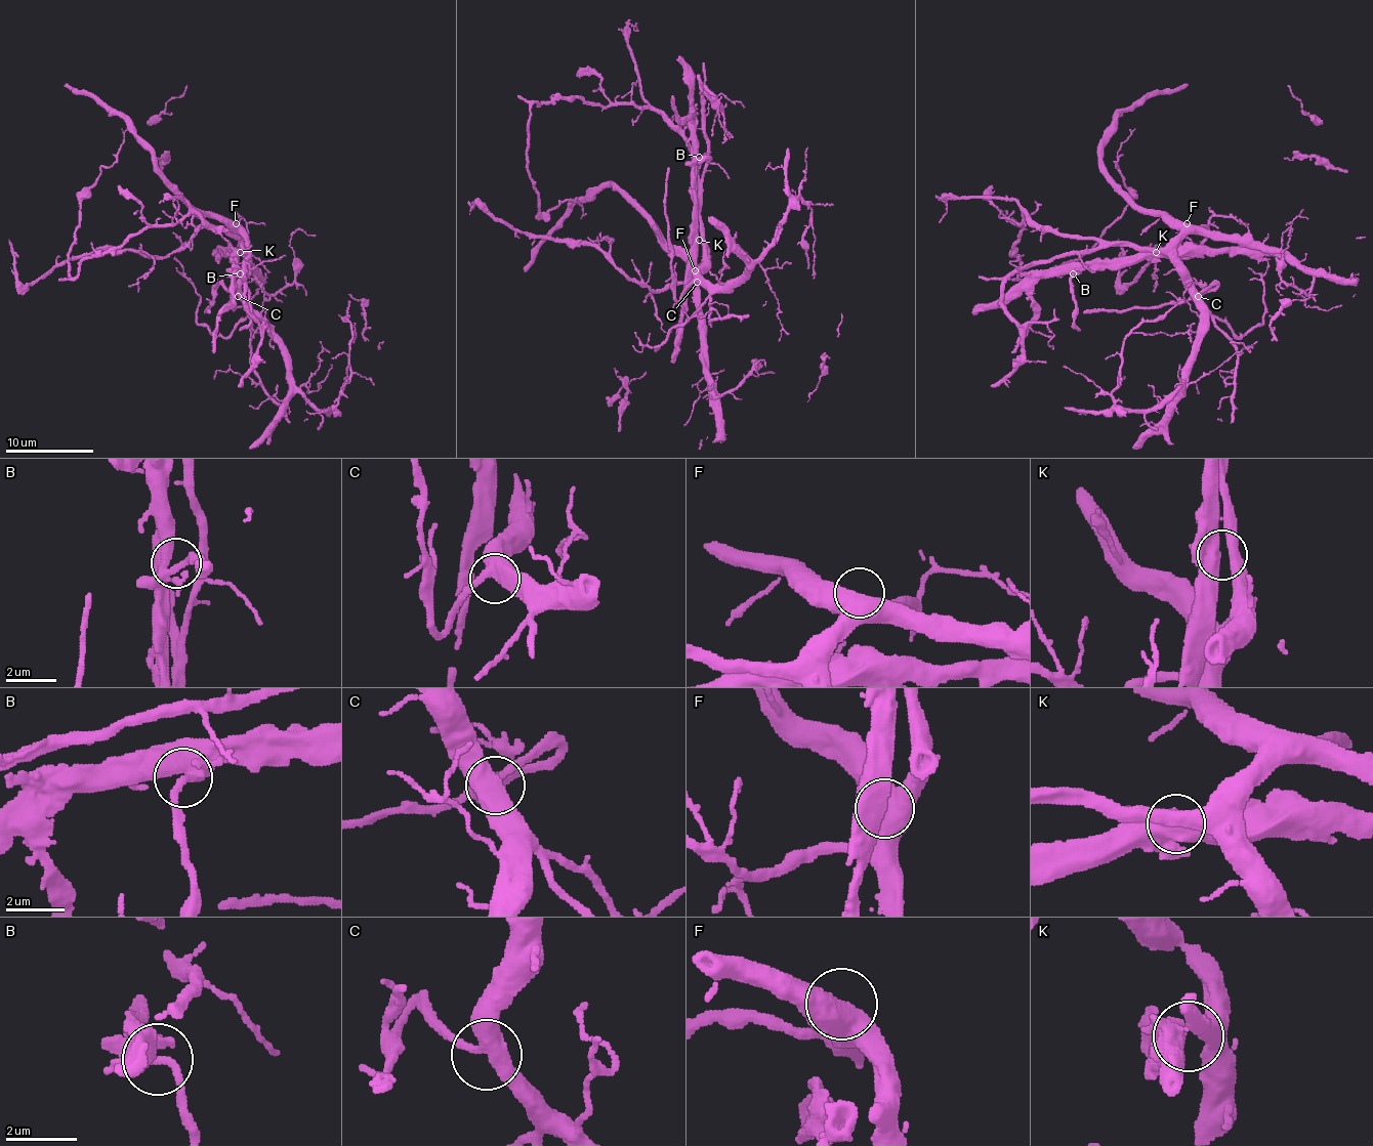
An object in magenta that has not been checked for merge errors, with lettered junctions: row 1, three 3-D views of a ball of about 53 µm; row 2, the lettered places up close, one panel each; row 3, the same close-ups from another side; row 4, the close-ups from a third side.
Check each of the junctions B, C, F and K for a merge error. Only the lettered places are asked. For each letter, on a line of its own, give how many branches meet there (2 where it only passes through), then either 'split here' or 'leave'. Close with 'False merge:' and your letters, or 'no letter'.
B: 2 branches meet; leave
C: 3 branches meet; leave
F: 2 branches meet; leave
K: 3 branches meet; leave
False merge: no letter

